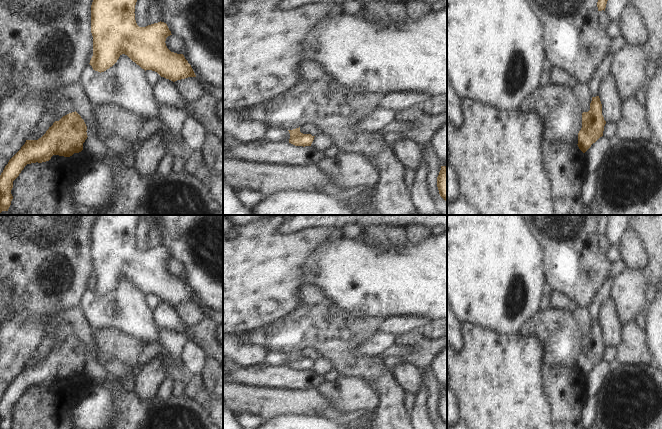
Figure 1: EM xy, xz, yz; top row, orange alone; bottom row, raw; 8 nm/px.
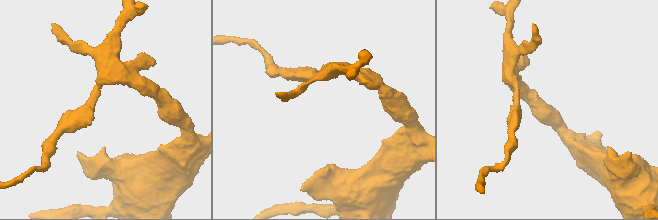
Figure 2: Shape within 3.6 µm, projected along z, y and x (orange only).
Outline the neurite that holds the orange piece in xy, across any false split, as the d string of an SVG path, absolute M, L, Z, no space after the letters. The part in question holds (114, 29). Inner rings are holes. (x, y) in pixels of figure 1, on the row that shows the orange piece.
M93 0L91 5L93 56L89 63L93 70L104 72L125 54L145 71L155 71L173 82L196 77L184 55L171 52L167 48L166 38L172 34L166 23L160 21L146 27L137 25L134 13L136 2L137 0Z

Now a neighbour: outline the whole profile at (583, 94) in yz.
M581 83L575 87L574 93L577 97L578 103L583 112L590 110L590 103L592 101L592 94L587 87L587 84Z

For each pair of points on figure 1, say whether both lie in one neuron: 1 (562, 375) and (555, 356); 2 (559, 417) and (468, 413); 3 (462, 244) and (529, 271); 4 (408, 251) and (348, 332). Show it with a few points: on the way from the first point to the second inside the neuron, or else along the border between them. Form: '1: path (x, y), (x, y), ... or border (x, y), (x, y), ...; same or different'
1: border (551, 366), (572, 366), (576, 369); different
2: border (545, 395), (549, 402), (552, 418); different
3: path (479, 253), (496, 270), (512, 270); same
4: border (356, 320), (377, 322); different

